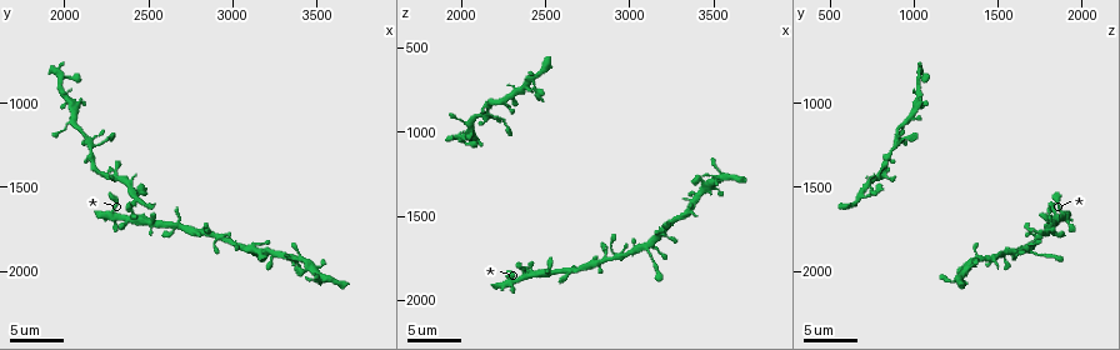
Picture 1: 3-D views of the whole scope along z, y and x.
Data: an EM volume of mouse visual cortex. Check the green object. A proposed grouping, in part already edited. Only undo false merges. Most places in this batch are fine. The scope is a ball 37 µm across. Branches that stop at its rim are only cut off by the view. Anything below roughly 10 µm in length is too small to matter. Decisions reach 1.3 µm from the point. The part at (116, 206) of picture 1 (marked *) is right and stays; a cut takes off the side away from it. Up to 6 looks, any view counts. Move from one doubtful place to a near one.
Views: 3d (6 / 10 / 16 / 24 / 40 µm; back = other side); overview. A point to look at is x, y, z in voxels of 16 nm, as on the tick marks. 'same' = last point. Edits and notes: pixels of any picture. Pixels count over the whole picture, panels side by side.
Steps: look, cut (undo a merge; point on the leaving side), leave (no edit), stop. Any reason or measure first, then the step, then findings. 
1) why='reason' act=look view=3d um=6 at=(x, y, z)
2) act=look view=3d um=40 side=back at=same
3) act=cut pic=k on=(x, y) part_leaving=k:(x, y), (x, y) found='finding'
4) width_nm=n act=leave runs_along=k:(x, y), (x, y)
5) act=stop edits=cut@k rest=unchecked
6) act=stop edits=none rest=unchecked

why='looks like a crossing' act=look view=3d um=16 at=(2180, 1260, 900)

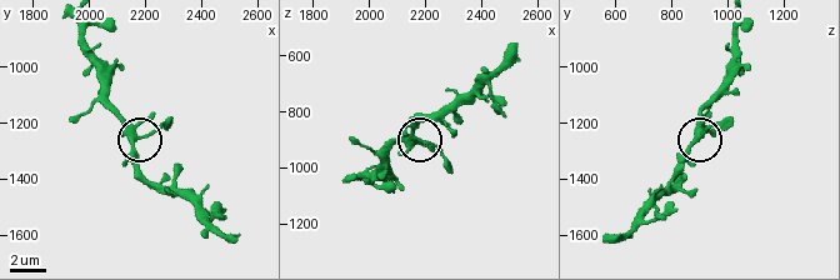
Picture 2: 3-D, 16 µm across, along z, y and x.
act=look view=3d um=16 side=back at=(2170, 1250, 890)

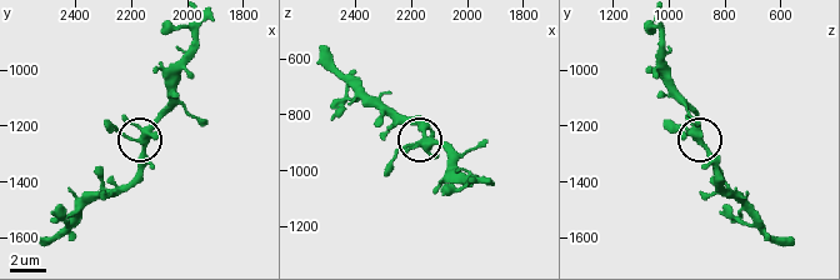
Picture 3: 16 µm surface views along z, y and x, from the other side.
arms=5 act=leave found='all the same neuron'

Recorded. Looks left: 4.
why='three arms meet' act=look view=3d um=10 at=(2680, 1720, 1820)

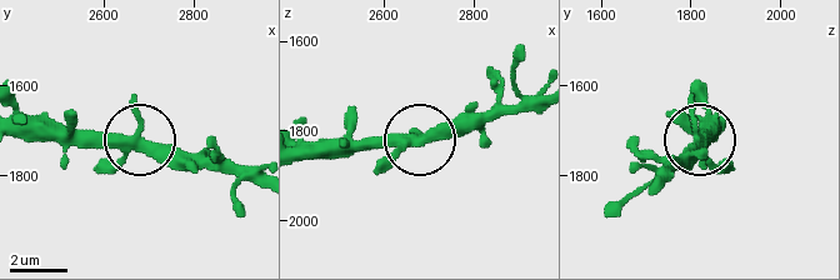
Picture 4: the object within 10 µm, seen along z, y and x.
why='closer look' act=look view=3d um=6 at=(2685, 1715, 1810)

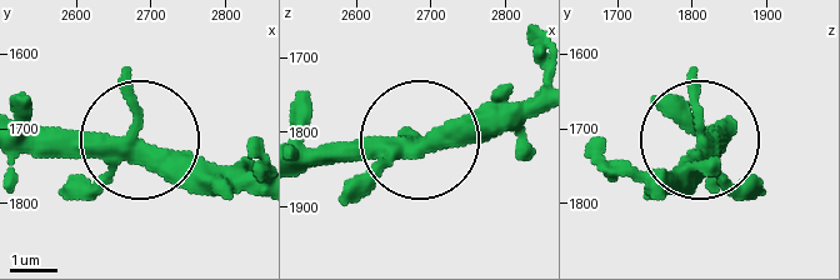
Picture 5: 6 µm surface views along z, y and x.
width_nm=320 act=leave runs_along=5:(724, 120), (673, 191) found='all the same neuron'

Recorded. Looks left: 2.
why='narrows sharply' act=look view=3d um=16 at=(2980, 1800, 1720)

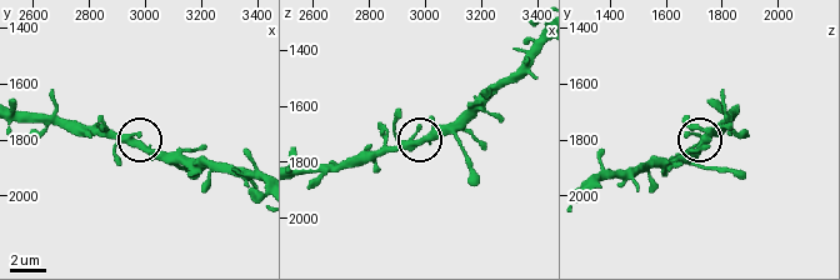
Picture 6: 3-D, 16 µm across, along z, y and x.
act=look view=3d um=16 side=back at=(2990, 1810, 1720)

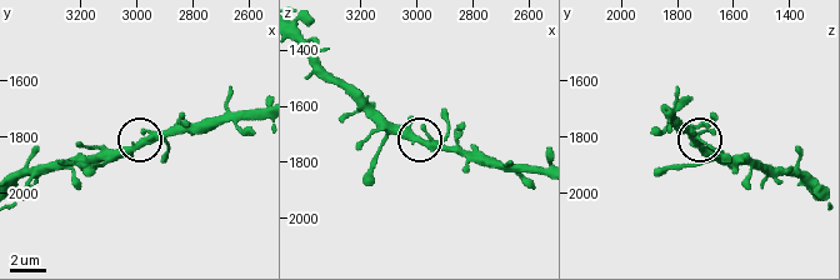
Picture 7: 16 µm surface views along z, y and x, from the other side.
act=leave found='one neuron here'

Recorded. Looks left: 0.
act=stop edits=none rest=unchecked

